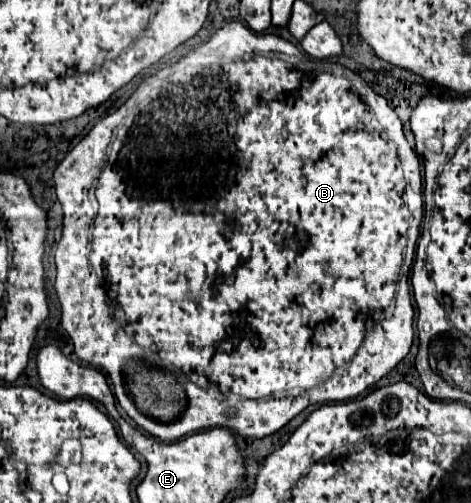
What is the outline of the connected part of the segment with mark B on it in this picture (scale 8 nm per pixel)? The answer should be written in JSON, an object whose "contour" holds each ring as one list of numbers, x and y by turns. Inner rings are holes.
{"contour":[[240,21,226,23,222,29,218,29,212,35,212,39,206,45,200,45,200,49,196,49,190,55,182,57,172,67,162,69,160,73,144,79,140,89,118,111,114,111,112,115,106,115,104,119,100,119,88,131,88,135,60,161,60,165,54,171,54,187,56,187,58,201,62,203,64,214,62,237,58,242,58,247,56,247,56,269,58,269,58,273,56,273,56,283,54,283,58,299,60,299,60,307,62,307,62,327,68,331,68,335,74,341,74,353,82,361,86,361,88,365,92,365,96,369,102,369,110,377,110,381,114,385,114,395,116,395,120,407,130,415,130,419,140,429,144,429,146,433,150,433,152,437,158,437,162,441,176,441,180,437,184,437,184,435,196,433,198,429,202,431,202,429,210,429,210,427,232,429,234,433,238,433,244,439,268,437,268,435,276,433,278,429,282,429,290,419,294,419,308,405,356,399,370,385,374,385,388,371,392,371,410,351,410,345,412,345,412,339,414,339,414,307,410,303,409,277,415,248,420,237,420,225,424,209,420,159,414,149,408,145,408,141,406,141,406,137,402,133,402,123,400,123,398,115,394,113,394,109,388,105,388,101,384,97,376,94,373,88,359,75,350,71,350,69,346,69,346,67,342,67,342,65,338,65,338,63,316,63,316,71,314,71,314,61,312,59,308,59,308,57,300,57,300,61,292,59,292,57,298,57,298,55,300,55,300,51,290,41,286,41,286,39,282,39,278,35,272,35,272,33,258,35,256,31,250,31],[106,147,110,147,110,153,106,157,106,167,102,167,104,155,106,155]]}

